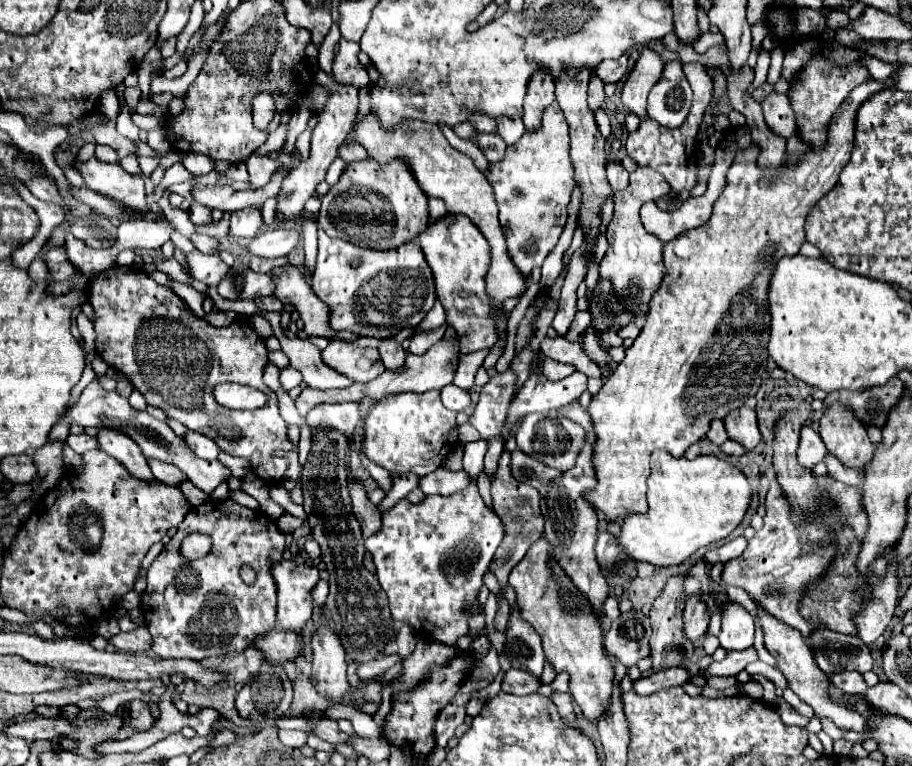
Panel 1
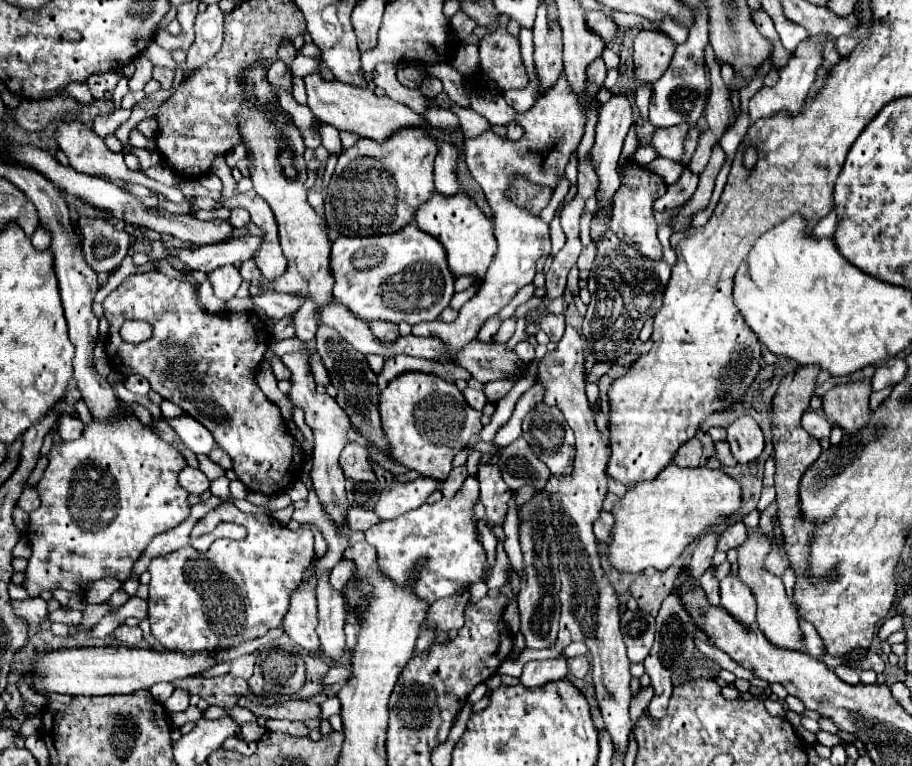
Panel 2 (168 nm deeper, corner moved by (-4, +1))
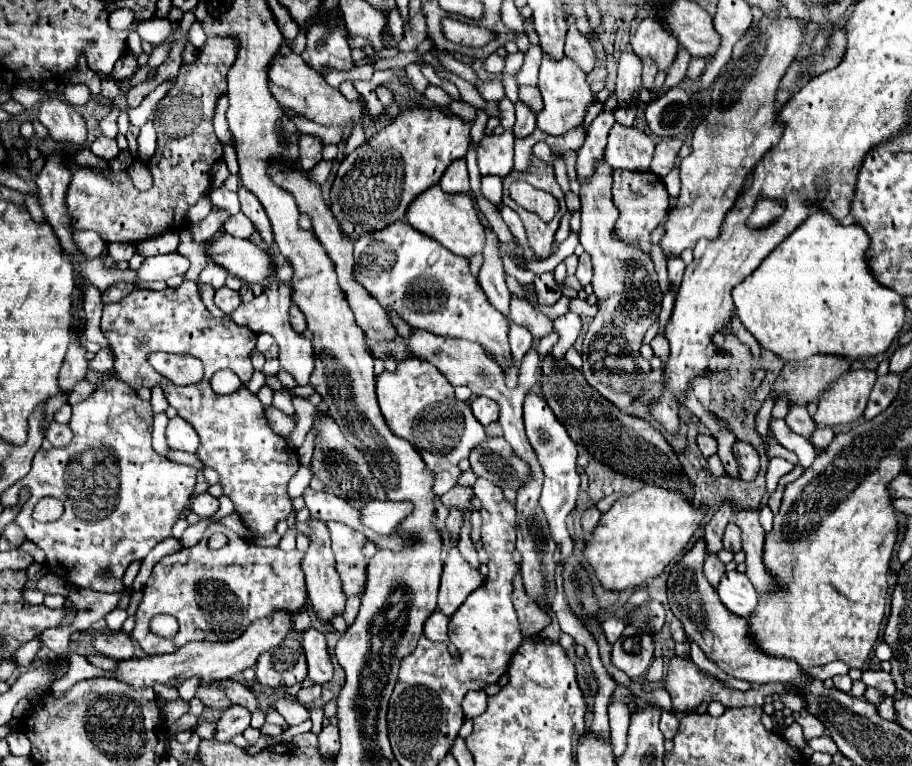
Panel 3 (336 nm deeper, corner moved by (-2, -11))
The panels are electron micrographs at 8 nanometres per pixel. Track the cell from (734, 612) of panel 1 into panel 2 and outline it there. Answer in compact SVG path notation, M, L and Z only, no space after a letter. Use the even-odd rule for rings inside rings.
M729 574L721 580L721 608L731 612L731 616L747 630L757 628L755 598L751 596L751 590L739 580L739 576Z

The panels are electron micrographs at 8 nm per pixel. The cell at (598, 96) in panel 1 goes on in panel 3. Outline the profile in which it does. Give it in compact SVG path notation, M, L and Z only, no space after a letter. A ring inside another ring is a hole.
M569 24L569 30L567 30L565 56L569 56L571 60L577 60L577 64L585 72L591 72L595 66L595 52L591 48L591 42L585 34L579 32L579 28L575 24Z

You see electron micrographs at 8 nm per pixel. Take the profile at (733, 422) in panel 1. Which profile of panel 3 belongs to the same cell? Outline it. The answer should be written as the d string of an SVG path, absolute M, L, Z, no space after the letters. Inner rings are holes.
M737 442L735 452L737 452L737 460L739 460L741 480L745 480L745 482L755 480L755 476L759 474L759 454L755 452L755 448L751 444Z

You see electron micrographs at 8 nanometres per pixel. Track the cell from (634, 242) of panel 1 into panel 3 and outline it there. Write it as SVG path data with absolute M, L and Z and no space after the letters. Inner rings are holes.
M615 170L613 174L613 204L619 210L619 220L615 224L617 236L623 242L639 242L643 252L651 252L651 232L665 220L671 198L663 180L653 172L631 172Z

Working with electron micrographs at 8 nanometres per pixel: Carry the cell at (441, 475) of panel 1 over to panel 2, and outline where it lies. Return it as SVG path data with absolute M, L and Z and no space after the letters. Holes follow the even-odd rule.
M419 476L409 482L393 484L381 490L381 498L375 506L375 512L379 514L381 520L391 520L411 508L419 508L421 504L425 504L427 496L431 496L435 490L437 480L431 476Z

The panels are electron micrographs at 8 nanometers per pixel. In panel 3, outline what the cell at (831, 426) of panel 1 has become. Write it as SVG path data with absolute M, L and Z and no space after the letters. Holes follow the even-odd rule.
M875 370L845 372L821 396L819 410L813 416L813 422L817 426L839 426L859 418L867 406L875 380Z

